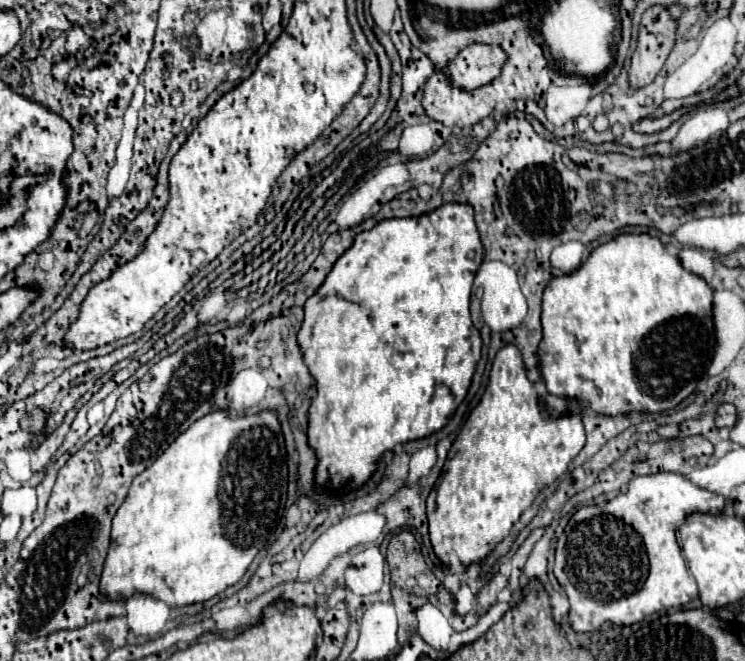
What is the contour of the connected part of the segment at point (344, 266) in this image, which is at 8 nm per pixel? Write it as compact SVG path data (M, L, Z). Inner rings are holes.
M448 202L428 214L422 216L412 216L412 218L390 218L378 222L372 230L360 232L352 246L336 260L334 268L322 282L320 290L308 298L304 306L304 322L298 332L298 344L304 354L304 362L310 368L310 374L316 380L316 398L312 400L310 406L310 420L308 420L308 442L316 450L318 456L318 466L316 466L316 484L318 486L332 486L340 488L344 486L350 478L354 480L356 486L362 486L370 474L376 470L376 460L386 452L392 450L396 444L404 444L410 440L418 440L424 436L430 436L432 432L438 432L440 428L446 426L446 422L452 418L454 410L460 406L464 400L476 364L480 360L482 352L482 338L480 332L474 328L472 318L470 318L470 290L472 290L472 280L478 270L478 266L484 260L484 248L480 242L480 234L476 230L474 222L474 210L468 204L458 204L458 202Z

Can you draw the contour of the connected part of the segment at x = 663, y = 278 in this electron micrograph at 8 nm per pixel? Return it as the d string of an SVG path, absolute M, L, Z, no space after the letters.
M620 234L606 244L600 244L598 248L592 250L588 260L574 274L554 278L544 290L544 300L542 300L544 338L540 342L538 356L542 362L542 378L546 382L546 388L554 396L576 400L578 404L588 406L598 414L610 414L610 416L616 416L622 412L652 412L654 414L654 412L676 408L696 390L698 382L706 376L712 356L714 356L716 334L714 334L714 322L712 322L712 294L714 290L704 278L688 272L682 266L682 262L676 256L668 254L664 244L650 234Z

